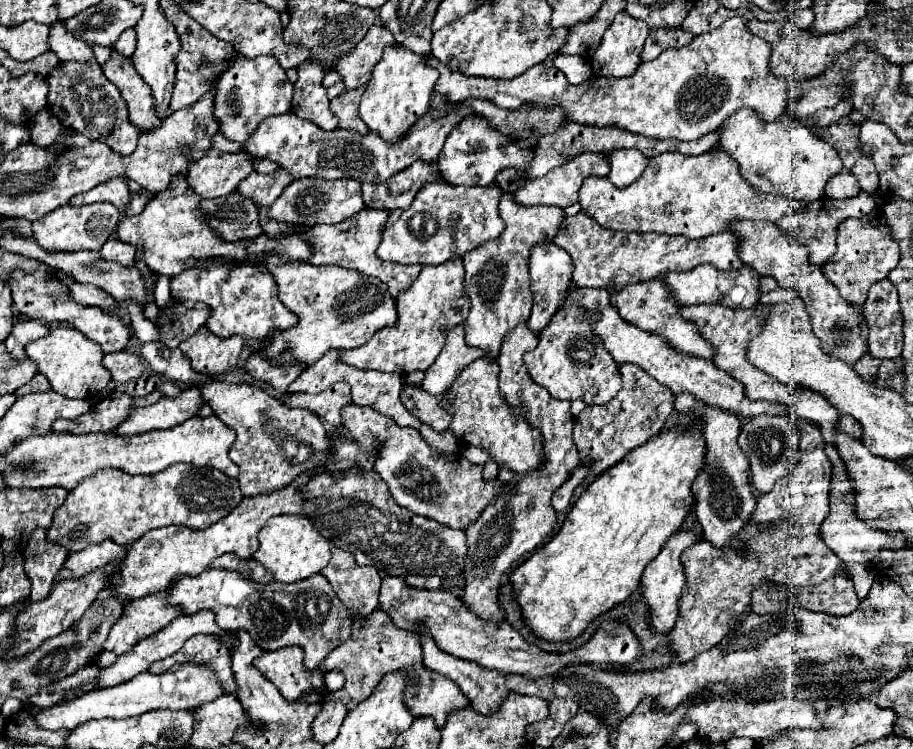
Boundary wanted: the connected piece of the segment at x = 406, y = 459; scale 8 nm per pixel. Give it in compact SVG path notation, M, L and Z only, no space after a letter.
M348 405L342 409L342 421L352 439L360 443L364 451L368 451L372 443L382 441L374 471L388 483L394 501L416 515L434 519L452 529L464 529L480 517L480 511L484 511L488 503L494 503L494 499L502 493L512 491L512 485L500 483L498 479L486 481L484 465L474 465L458 453L440 455L440 451L432 451L416 429L402 429L392 419L376 413L372 407Z

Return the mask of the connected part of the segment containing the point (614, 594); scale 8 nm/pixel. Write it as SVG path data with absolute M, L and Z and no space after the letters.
M698 427L670 429L632 449L620 463L588 485L560 531L510 575L522 619L536 637L552 643L572 641L580 637L596 617L626 601L640 587L642 571L656 559L662 545L682 525L694 503L692 483L704 465L704 451L704 437Z

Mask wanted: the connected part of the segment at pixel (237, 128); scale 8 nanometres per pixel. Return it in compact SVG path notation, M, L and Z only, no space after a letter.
M236 55L232 67L218 81L214 117L220 123L220 133L228 139L246 143L248 135L252 135L252 131L256 131L256 127L260 125L260 119L290 111L292 93L294 85L288 81L284 69L280 69L276 59L272 59L270 55L262 55L256 59Z

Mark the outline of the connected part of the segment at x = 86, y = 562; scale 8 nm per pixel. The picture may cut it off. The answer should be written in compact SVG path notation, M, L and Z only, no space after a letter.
M108 539L102 543L94 543L92 547L86 547L84 551L70 553L68 559L64 561L64 567L60 569L60 575L56 577L56 583L64 581L64 579L74 579L74 577L78 579L86 573L102 569L112 559L124 557L124 551L126 551L124 545L116 545Z

